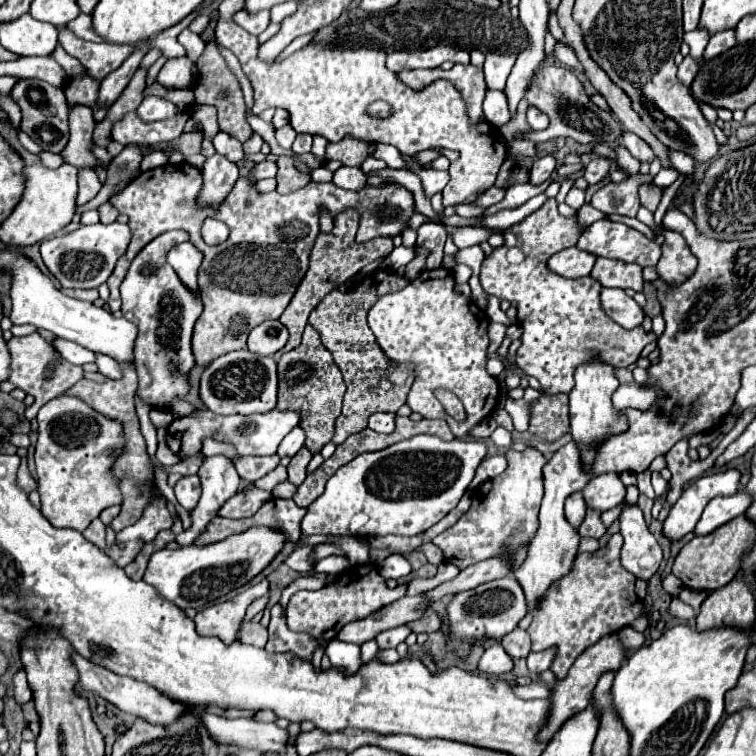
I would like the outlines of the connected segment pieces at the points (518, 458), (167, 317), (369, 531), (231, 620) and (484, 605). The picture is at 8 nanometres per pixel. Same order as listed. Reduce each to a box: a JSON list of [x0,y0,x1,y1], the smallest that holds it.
[[433,446,547,570],[121,230,203,410],[303,434,487,538],[193,578,269,644],[447,576,527,640]]

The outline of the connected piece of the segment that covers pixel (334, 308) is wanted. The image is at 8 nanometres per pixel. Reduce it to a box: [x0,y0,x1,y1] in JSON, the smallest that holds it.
[309,270,415,444]

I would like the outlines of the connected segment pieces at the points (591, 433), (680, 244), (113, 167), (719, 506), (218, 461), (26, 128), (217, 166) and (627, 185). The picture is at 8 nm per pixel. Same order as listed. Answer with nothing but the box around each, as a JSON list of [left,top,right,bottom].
[[569,354,627,466],[655,230,697,288],[76,144,145,214],[695,490,751,536],[175,456,239,546],[11,78,69,152],[201,154,239,208],[591,174,653,216]]

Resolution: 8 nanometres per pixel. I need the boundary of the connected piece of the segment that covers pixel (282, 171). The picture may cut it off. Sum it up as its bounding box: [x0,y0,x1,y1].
[276,156,311,194]

